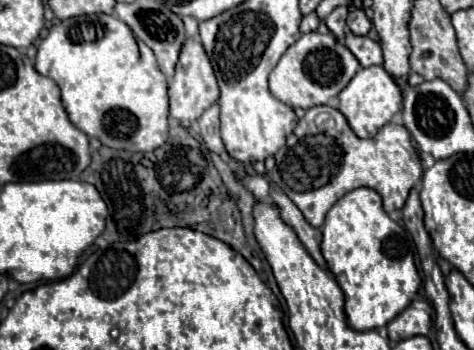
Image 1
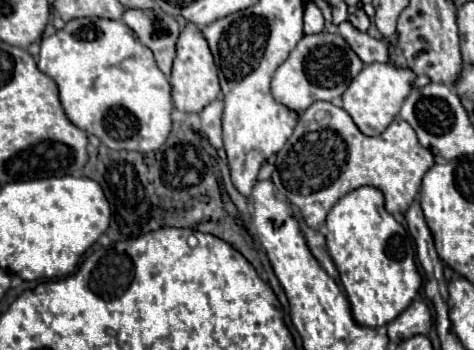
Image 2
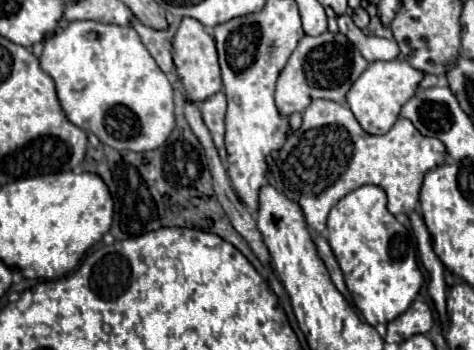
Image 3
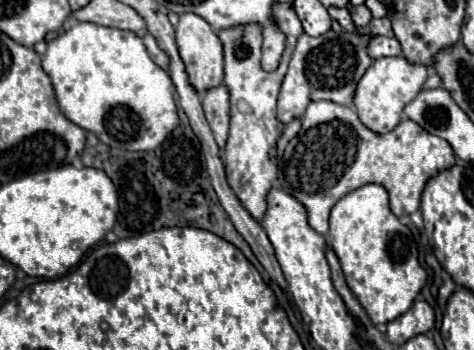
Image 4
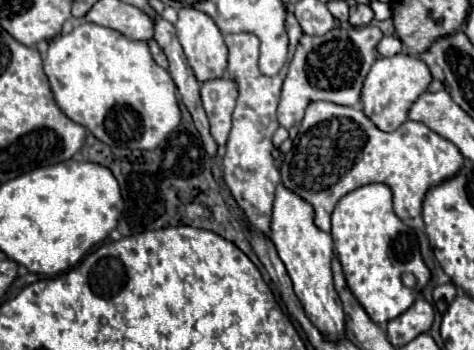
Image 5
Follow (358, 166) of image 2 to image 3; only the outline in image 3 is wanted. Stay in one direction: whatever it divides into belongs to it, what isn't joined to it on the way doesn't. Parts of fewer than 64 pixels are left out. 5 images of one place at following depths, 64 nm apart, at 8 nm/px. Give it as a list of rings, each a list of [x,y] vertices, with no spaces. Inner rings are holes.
[[[312,100],[302,114],[300,130],[294,132],[278,152],[274,186],[300,204],[308,228],[322,234],[326,230],[330,208],[364,184],[384,188],[388,194],[388,210],[392,214],[412,214],[426,172],[444,164],[446,156],[446,148],[438,138],[422,136],[406,118],[400,118],[390,132],[374,136],[362,130],[346,104]]]

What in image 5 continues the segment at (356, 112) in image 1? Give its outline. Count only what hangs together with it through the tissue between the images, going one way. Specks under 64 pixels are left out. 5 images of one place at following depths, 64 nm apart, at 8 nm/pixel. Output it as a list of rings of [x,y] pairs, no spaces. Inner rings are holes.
[[[400,52],[390,58],[378,58],[372,64],[372,70],[364,80],[362,110],[380,130],[394,132],[400,124],[404,124],[408,120],[410,106],[418,100],[420,94],[424,94],[428,90],[430,82],[432,82],[430,68],[418,56]]]

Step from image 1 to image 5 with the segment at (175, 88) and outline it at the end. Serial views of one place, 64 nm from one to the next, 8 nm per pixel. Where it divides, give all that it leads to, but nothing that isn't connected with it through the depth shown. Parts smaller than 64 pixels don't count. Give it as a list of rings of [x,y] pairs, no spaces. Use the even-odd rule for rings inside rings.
[[[182,8],[178,10],[178,22],[176,22],[176,32],[178,32],[178,40],[184,48],[186,60],[192,66],[196,78],[200,82],[210,80],[212,76],[222,76],[226,72],[226,64],[228,64],[228,48],[224,44],[224,36],[220,32],[220,28],[216,26],[216,22],[206,14],[200,12],[196,8]]]

